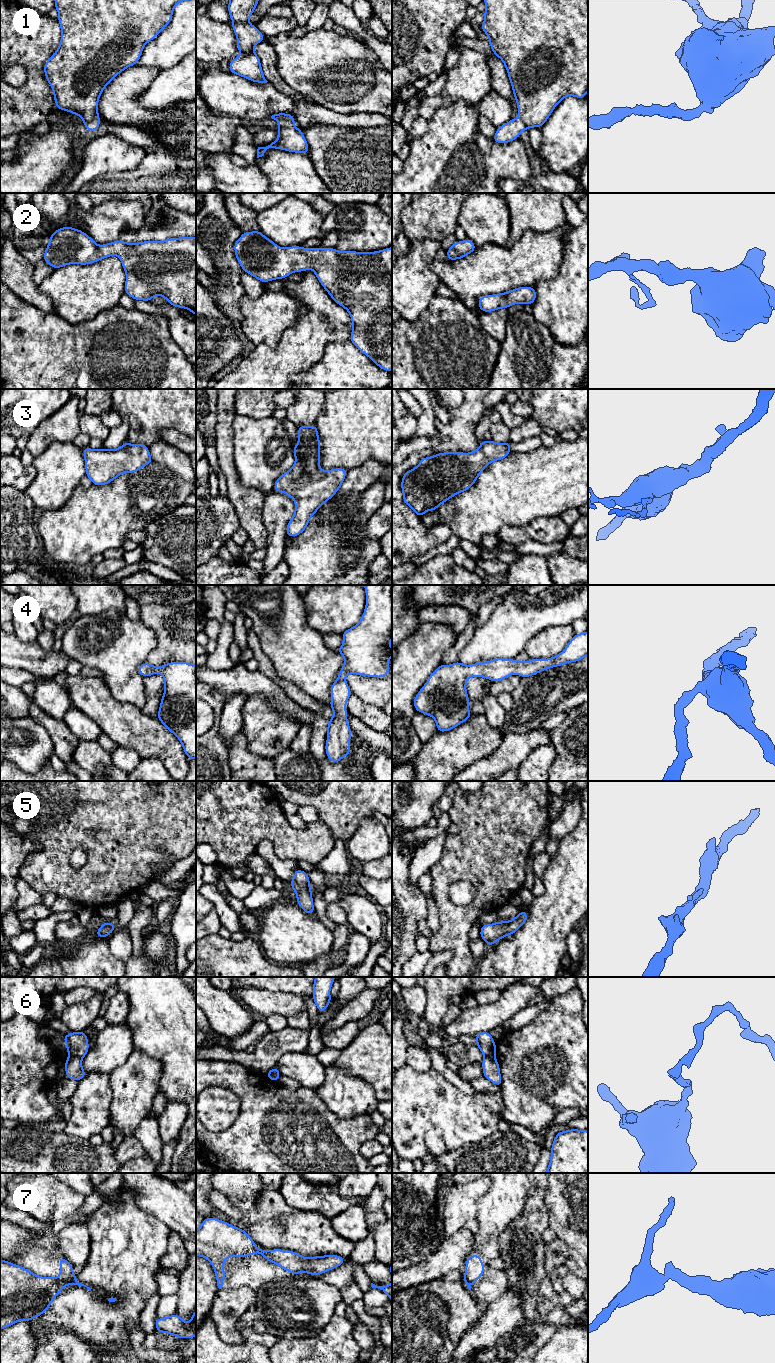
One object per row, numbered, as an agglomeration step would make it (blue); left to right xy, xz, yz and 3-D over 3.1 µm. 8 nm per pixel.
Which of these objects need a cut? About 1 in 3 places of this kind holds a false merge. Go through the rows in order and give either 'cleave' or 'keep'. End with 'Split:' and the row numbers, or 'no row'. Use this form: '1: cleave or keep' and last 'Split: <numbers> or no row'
1: keep
2: keep
3: keep
4: keep
5: keep
6: cleave
7: cleave
Split: 6, 7

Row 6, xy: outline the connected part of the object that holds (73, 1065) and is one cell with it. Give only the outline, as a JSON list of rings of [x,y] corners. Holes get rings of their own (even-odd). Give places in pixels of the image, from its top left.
[[[70,1056],[65,1061],[66,1078],[80,1081],[87,1073],[82,1069],[82,1059]]]

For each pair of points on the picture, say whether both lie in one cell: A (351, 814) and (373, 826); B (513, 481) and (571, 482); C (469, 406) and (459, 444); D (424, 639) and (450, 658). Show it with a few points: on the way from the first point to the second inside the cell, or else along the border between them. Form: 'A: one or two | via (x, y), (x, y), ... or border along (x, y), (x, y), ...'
A: two | border along (372, 817), (363, 819), (356, 831), (347, 839)
B: one | via (527, 482), (557, 482)
C: one | via (467, 415), (459, 435)
D: two | border along (458, 635), (455, 642), (444, 653), (441, 662)

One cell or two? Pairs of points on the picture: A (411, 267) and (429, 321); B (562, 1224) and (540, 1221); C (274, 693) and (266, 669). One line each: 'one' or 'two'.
A: two
B: two
C: two

